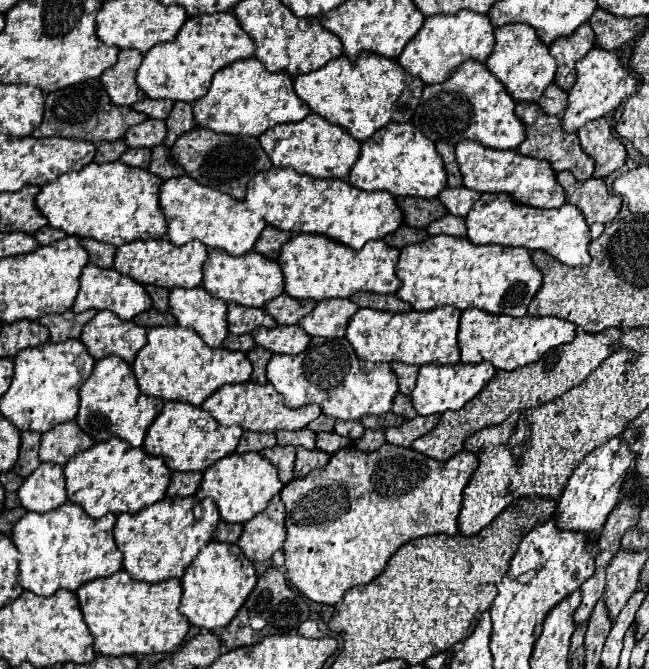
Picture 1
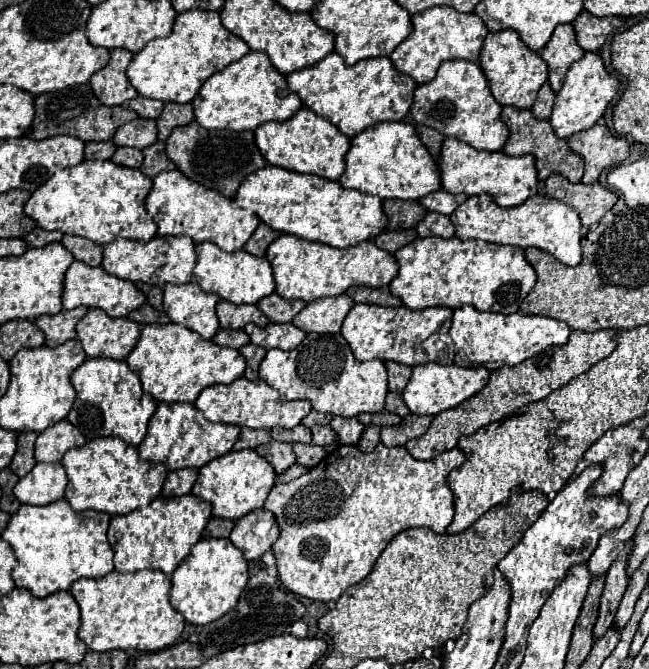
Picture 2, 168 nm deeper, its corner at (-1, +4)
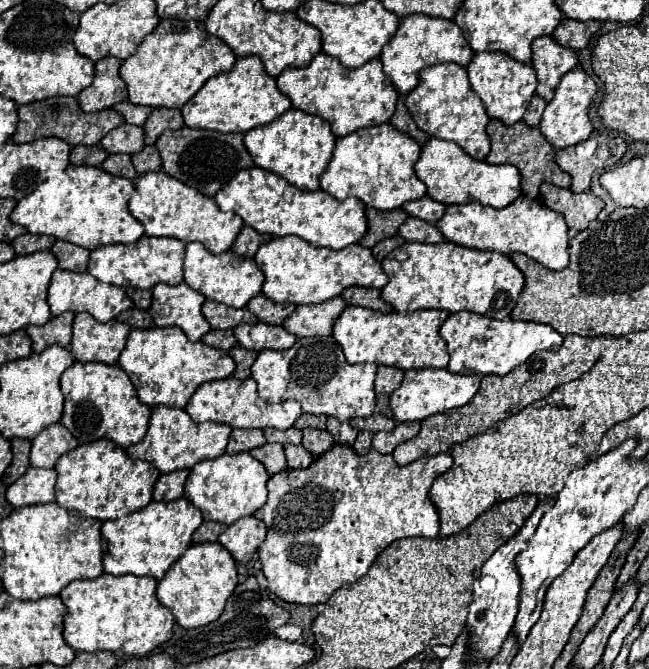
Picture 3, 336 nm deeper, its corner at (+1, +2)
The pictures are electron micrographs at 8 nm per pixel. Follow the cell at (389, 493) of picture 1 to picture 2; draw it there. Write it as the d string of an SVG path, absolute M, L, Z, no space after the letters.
M378 444L374 452L360 452L356 446L338 446L300 478L276 484L264 502L264 508L274 514L280 528L280 536L272 544L280 584L310 600L338 600L346 588L368 576L386 544L396 534L408 528L430 528L436 534L444 534L454 516L454 498L446 476L462 466L464 460L466 456L460 448L452 448L422 462L408 456L404 446L386 448L384 444Z

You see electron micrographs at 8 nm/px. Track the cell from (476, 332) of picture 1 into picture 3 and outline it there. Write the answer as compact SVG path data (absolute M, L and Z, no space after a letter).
M472 312L450 314L440 328L440 336L448 344L448 370L456 374L478 376L506 376L512 368L526 362L526 358L530 358L536 350L558 350L562 346L562 336L548 324L524 320L494 320Z

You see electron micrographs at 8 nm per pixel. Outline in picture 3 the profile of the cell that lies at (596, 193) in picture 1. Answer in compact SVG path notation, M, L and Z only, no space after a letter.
M544 182L540 186L540 196L544 200L546 206L550 206L552 210L564 214L566 224L574 230L584 230L588 228L588 224L600 214L600 210L604 208L602 198L594 196L592 192L572 192L566 188L558 188L552 186L550 182Z

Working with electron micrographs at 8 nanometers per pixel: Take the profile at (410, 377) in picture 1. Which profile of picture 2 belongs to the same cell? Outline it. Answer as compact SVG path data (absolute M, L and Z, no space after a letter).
M386 362L386 370L388 370L388 390L402 392L412 376L412 368L398 362Z

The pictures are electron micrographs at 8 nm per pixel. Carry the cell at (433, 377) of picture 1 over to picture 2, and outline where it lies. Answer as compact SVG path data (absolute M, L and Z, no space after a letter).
M430 362L430 364L424 364L424 366L416 366L412 370L412 378L402 392L402 400L410 408L410 412L434 416L438 412L444 412L448 408L458 406L460 402L464 402L470 396L474 396L476 392L480 392L486 386L488 376L490 376L490 372L482 366L480 368L462 368L462 366L456 366L456 364L442 366L442 364Z

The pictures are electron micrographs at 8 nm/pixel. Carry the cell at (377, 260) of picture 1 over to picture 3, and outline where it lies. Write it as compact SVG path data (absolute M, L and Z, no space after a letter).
M282 236L262 244L254 260L266 276L262 292L270 300L282 304L318 304L340 296L340 292L348 286L382 288L384 284L388 284L388 276L384 274L382 264L372 256L370 248L364 248L360 244L350 244L348 248L334 252L328 248L314 248L296 236Z

